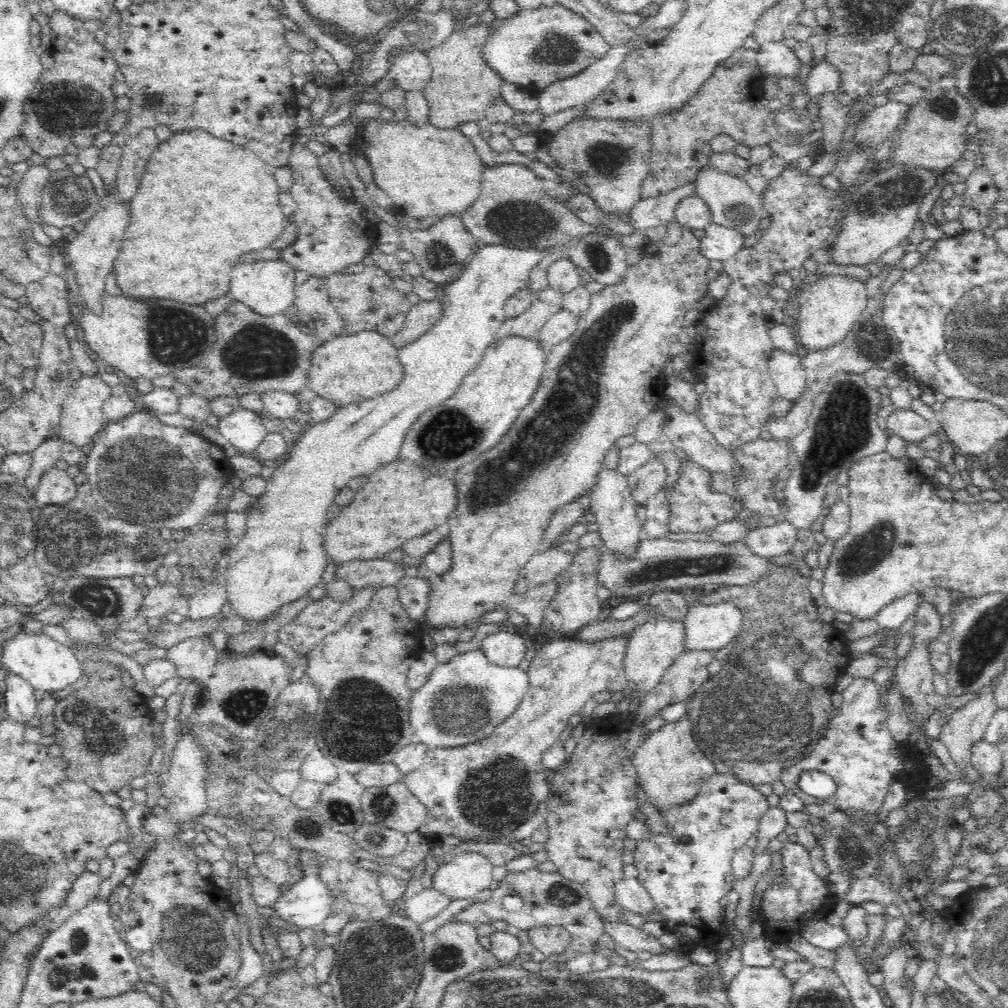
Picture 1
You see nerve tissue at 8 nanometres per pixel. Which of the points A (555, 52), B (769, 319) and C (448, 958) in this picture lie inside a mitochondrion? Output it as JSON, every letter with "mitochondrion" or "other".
{"A":"mitochondrion","B":"other","C":"mitochondrion"}

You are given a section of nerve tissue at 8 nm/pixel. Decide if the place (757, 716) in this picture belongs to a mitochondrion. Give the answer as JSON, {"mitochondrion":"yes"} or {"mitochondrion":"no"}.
{"mitochondrion":"yes"}

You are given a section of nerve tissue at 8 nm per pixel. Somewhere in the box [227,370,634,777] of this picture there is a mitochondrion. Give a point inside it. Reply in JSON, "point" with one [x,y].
{"point":[368,732]}

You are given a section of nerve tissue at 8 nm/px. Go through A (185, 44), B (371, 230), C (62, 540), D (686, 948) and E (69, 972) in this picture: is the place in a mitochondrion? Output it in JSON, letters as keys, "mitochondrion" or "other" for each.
{"A":"mitochondrion","B":"other","C":"mitochondrion","D":"other","E":"mitochondrion"}

